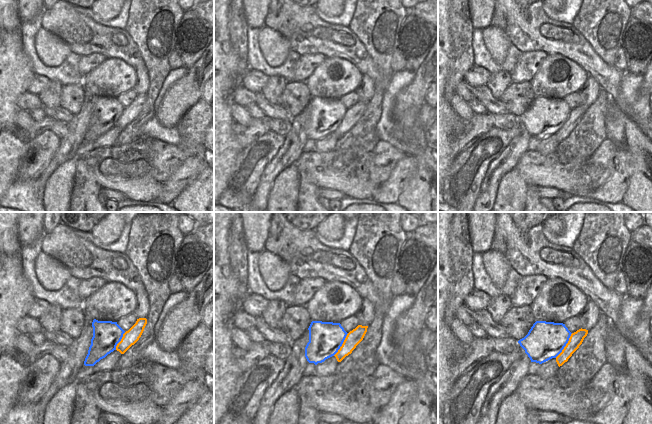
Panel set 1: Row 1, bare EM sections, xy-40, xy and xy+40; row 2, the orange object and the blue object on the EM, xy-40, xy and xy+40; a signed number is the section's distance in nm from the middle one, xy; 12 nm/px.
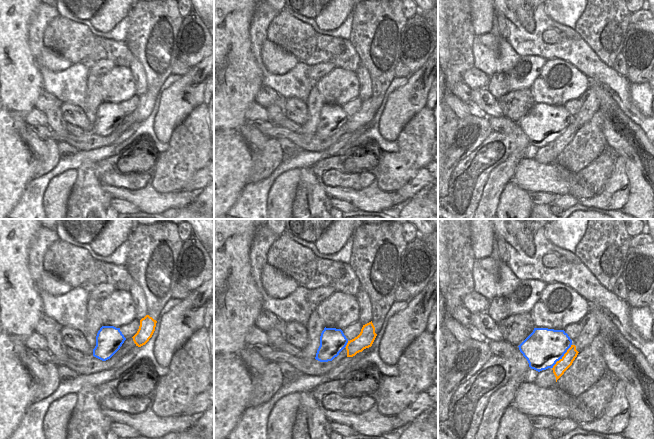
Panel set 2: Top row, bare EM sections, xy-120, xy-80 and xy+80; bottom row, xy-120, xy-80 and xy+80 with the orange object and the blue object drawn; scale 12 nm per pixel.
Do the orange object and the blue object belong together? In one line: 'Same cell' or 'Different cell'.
Different cell.

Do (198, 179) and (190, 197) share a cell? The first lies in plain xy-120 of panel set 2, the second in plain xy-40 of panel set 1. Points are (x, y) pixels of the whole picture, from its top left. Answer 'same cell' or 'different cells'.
different cells

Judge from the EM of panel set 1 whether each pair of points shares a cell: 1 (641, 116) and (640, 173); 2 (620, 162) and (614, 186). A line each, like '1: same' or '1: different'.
1: different
2: same

